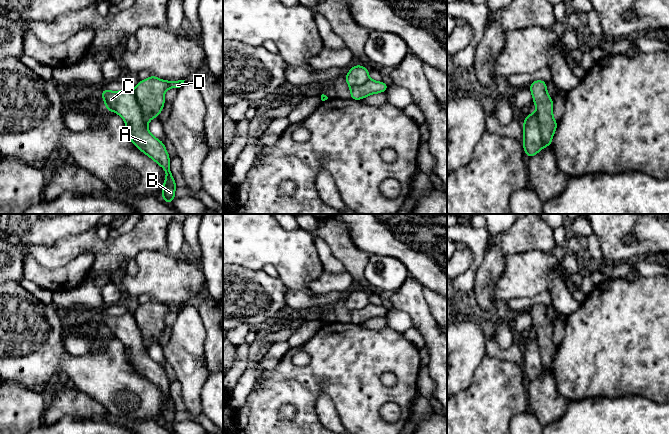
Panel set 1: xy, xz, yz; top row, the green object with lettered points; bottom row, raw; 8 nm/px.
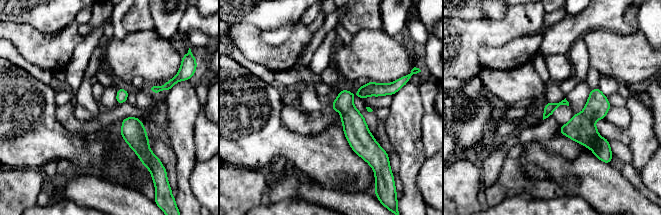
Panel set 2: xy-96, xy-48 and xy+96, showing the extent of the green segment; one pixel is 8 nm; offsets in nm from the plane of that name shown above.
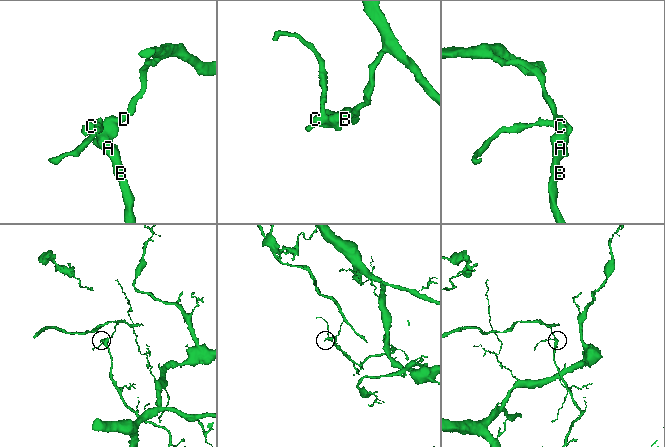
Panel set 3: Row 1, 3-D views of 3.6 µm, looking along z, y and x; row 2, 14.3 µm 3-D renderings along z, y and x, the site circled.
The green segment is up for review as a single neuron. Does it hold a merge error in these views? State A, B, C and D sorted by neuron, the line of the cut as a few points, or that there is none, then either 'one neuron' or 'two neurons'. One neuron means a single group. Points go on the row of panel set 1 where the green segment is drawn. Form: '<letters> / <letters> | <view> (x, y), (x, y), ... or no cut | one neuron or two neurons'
A B C / D | yz (535, 111), (538, 117), (540, 137), (544, 145) | two neurons

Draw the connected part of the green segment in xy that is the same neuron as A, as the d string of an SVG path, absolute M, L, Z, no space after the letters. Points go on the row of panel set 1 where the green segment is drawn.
M126 88L122 91L101 89L101 92L106 110L117 113L125 121L133 144L166 171L165 183L161 189L162 198L171 204L177 186L170 171L170 157L163 142L149 132L134 91Z

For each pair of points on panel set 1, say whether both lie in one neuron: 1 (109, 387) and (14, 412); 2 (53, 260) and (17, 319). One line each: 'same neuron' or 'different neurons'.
1: different neurons
2: different neurons

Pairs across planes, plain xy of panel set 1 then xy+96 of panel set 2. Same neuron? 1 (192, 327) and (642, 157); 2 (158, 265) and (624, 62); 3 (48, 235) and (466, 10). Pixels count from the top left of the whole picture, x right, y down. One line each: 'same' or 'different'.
1: same
2: same
3: same

